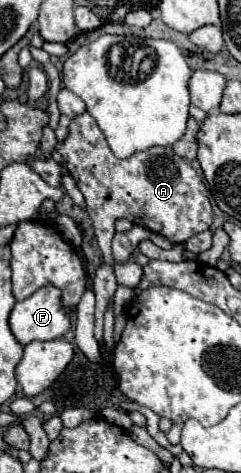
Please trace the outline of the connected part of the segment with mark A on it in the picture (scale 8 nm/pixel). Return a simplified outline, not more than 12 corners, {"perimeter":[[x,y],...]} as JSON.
{"perimeter":[[89,113],[55,149],[103,253],[95,339],[117,281],[115,221],[185,243],[213,225],[209,191],[171,147],[111,153]]}

